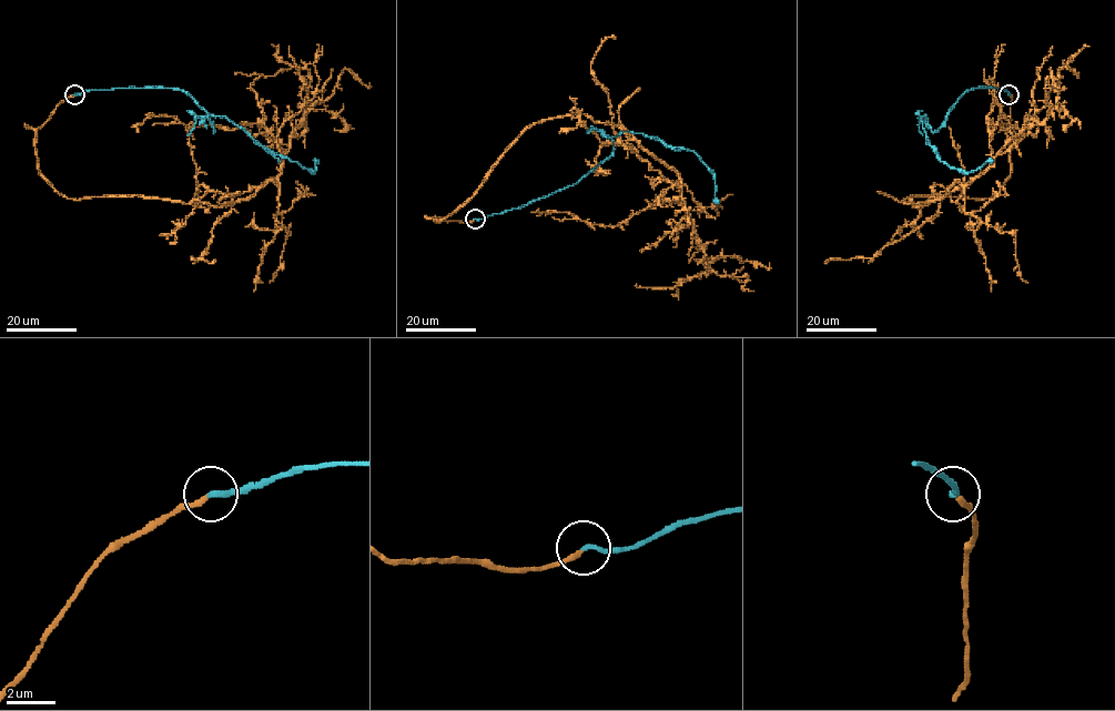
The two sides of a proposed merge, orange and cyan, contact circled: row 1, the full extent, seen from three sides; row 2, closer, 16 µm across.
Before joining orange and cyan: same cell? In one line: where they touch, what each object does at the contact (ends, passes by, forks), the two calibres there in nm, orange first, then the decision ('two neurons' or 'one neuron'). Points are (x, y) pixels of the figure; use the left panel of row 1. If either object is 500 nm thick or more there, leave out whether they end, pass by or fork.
(74, 94) | orange ends | cyan ends | 200/220 nm | one neuron

